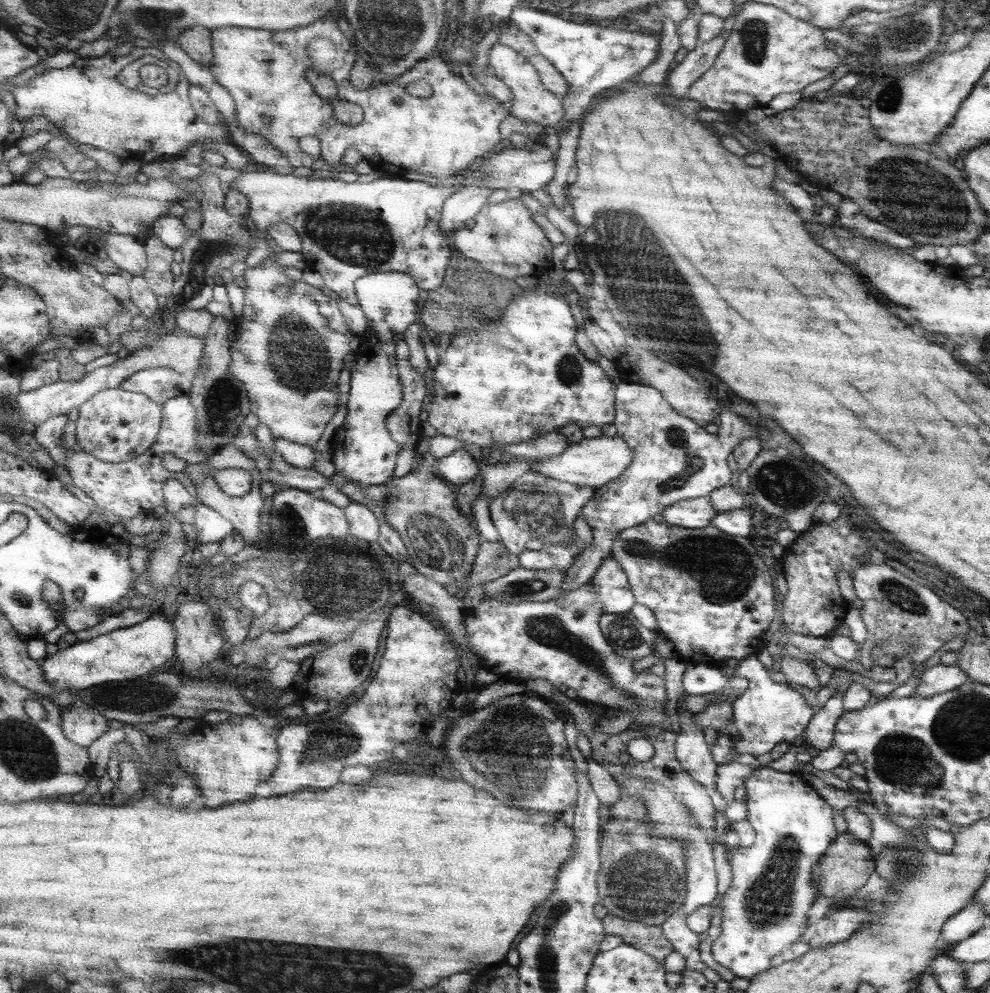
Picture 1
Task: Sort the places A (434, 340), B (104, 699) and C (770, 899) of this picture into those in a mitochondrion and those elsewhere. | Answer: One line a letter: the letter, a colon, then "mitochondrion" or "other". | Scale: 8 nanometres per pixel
A: other
B: mitochondrion
C: mitochondrion

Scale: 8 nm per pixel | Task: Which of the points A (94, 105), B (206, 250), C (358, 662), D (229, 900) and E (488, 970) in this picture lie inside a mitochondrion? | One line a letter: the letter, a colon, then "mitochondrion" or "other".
A: other
B: mitochondrion
C: mitochondrion
D: other
E: other

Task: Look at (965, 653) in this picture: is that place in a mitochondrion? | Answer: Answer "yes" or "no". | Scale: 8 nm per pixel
no

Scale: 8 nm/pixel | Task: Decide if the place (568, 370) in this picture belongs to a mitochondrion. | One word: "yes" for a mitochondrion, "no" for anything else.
yes

